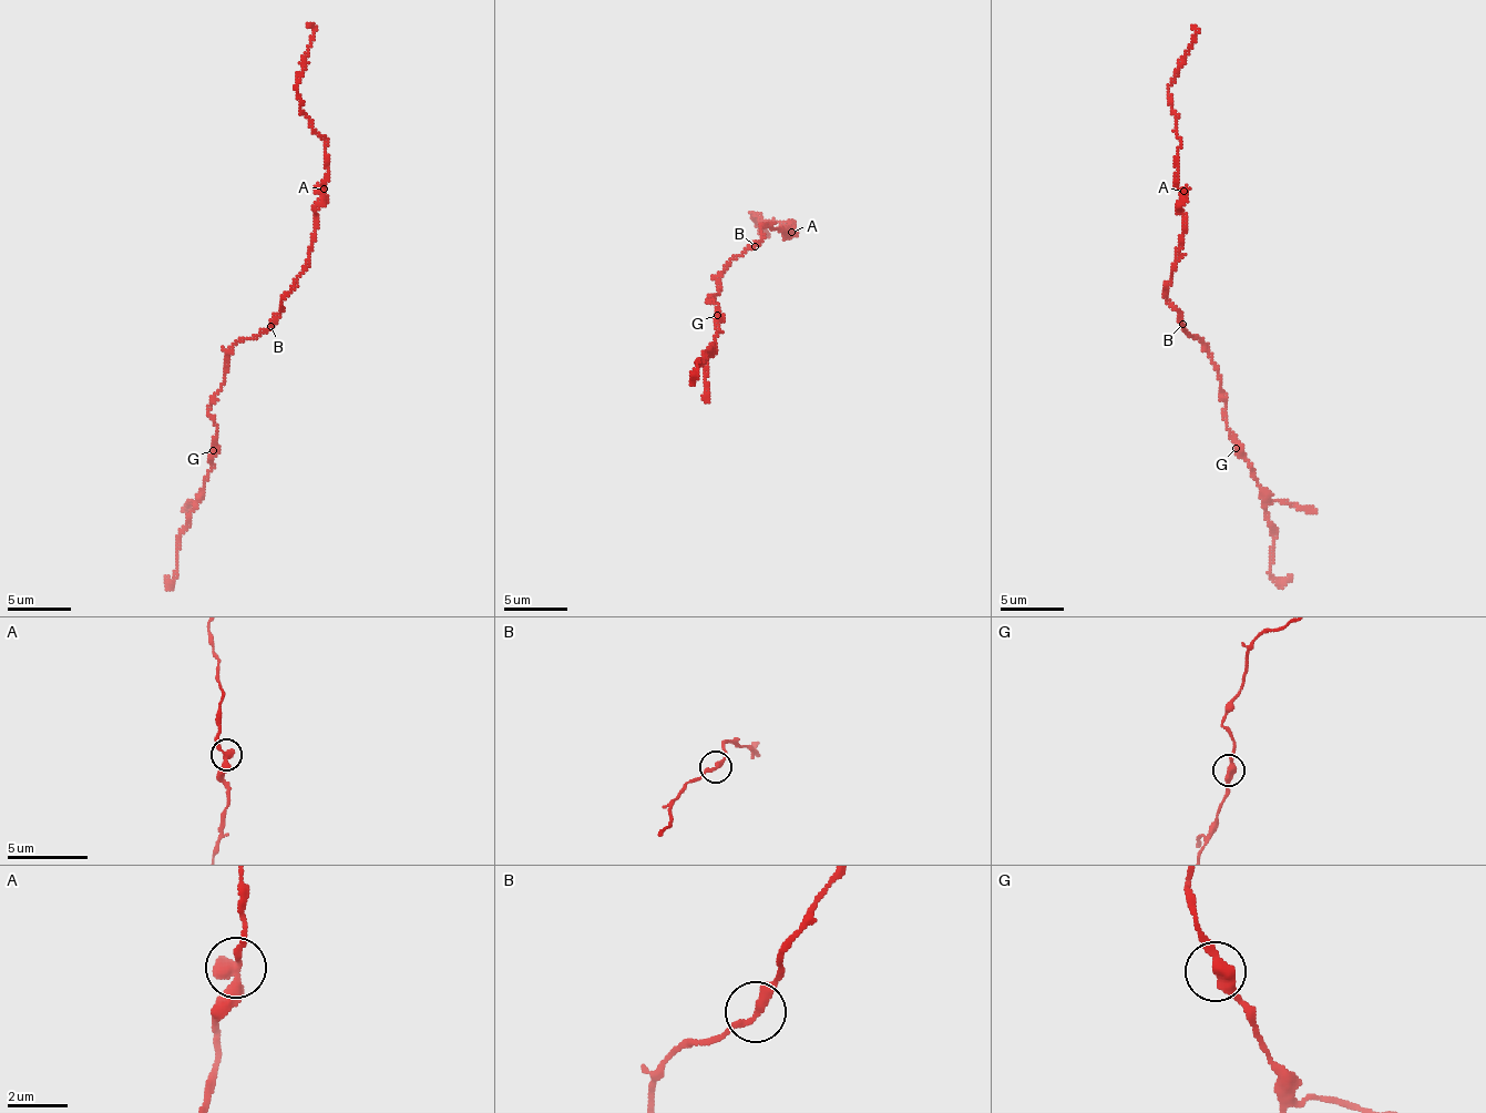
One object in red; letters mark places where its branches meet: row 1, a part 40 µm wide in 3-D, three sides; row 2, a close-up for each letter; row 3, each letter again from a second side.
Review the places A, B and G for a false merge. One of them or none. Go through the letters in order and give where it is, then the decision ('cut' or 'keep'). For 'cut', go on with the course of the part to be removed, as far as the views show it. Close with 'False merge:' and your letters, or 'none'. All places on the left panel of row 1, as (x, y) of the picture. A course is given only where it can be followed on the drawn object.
A: place (324, 189); keep
B: place (270, 326); keep
G: place (213, 450); keep
False merge: none

